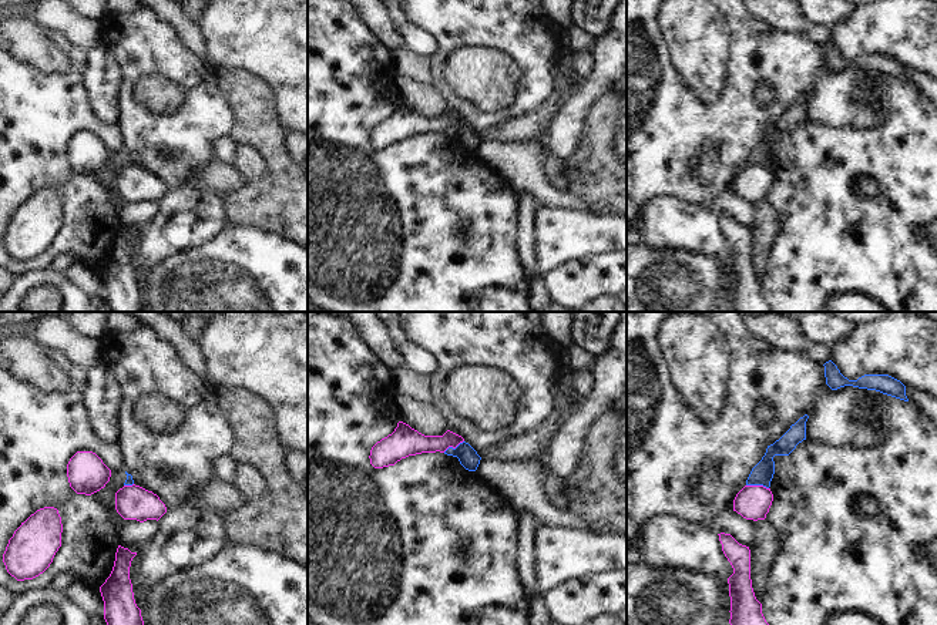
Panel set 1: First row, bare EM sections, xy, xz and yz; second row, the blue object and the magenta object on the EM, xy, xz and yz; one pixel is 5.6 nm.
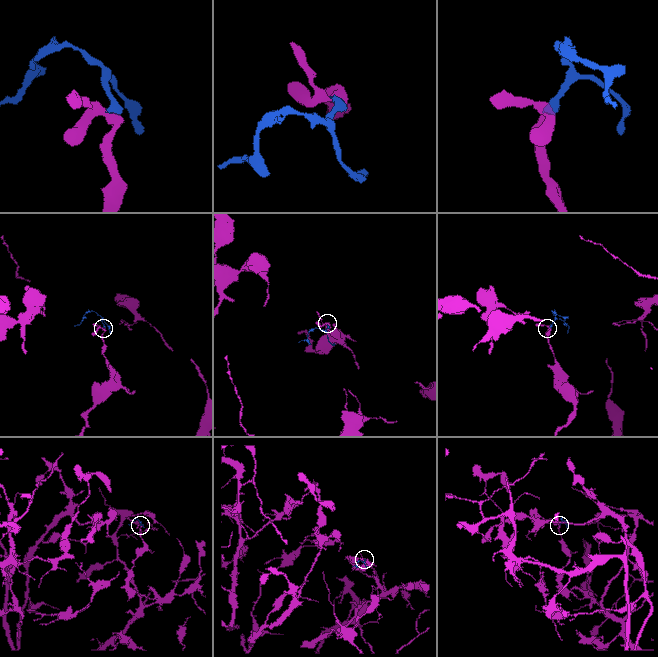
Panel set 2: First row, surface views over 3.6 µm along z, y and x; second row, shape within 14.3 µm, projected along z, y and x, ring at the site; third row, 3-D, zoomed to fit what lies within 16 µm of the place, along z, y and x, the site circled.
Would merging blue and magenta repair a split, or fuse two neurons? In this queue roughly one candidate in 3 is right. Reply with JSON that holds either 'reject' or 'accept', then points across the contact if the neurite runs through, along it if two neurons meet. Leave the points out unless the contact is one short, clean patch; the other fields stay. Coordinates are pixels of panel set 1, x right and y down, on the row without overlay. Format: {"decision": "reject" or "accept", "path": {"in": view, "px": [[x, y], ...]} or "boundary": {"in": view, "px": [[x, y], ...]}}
{"decision": "reject", "boundary": {"in": "yz", "px": [[746, 165], [762, 165], [768, 170]]}}

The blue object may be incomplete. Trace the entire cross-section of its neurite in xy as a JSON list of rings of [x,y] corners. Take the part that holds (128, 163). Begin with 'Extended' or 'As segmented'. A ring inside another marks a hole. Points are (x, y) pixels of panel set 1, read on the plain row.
Extended. [[[111,151],[111,158],[110,158],[110,162],[105,165],[105,168],[91,175],[93,178],[105,184],[110,188],[114,196],[114,204],[117,206],[120,206],[124,202],[124,199],[115,191],[115,174],[124,167],[132,167],[132,165],[134,165],[134,161],[131,155],[128,155],[124,151],[120,151],[120,152]]]

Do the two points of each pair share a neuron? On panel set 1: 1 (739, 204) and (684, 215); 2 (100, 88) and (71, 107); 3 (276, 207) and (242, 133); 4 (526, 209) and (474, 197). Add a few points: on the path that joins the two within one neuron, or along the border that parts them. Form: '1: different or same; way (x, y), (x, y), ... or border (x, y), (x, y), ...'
1: different; border (704, 205), (716, 215)
2: different; border (80, 73), (91, 111), (107, 124)
3: same; way (276, 187), (276, 158), (262, 144)
4: different; border (514, 191), (519, 200), (517, 241)

